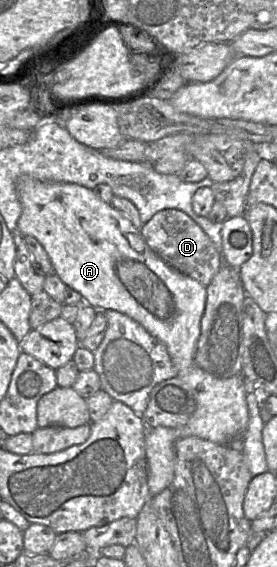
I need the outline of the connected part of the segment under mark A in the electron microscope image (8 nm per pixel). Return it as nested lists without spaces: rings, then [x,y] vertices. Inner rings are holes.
[[[21,176],[16,181],[16,190],[22,206],[16,231],[22,236],[34,237],[42,245],[51,260],[54,273],[67,287],[79,292],[83,302],[98,311],[115,310],[127,315],[162,342],[177,369],[176,377],[188,385],[195,398],[196,408],[185,425],[178,428],[148,428],[146,457],[151,495],[159,494],[174,478],[174,444],[178,439],[196,436],[228,446],[233,440],[243,438],[249,423],[244,377],[235,375],[227,379],[216,378],[194,363],[200,322],[206,305],[206,287],[161,259],[149,248],[140,230],[128,217],[102,201],[91,189],[73,183],[43,182],[29,176]]]

